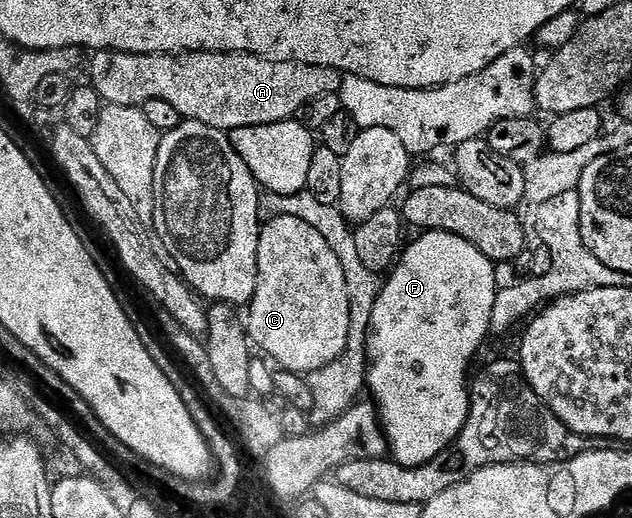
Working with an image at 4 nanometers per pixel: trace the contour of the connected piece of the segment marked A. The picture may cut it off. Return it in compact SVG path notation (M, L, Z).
M97 50L89 60L90 85L97 96L109 105L142 107L146 102L162 99L168 102L183 120L202 123L212 129L231 131L238 127L269 125L292 119L303 104L328 94L339 94L341 74L317 65L295 65L289 61L268 61L242 53L126 53Z

